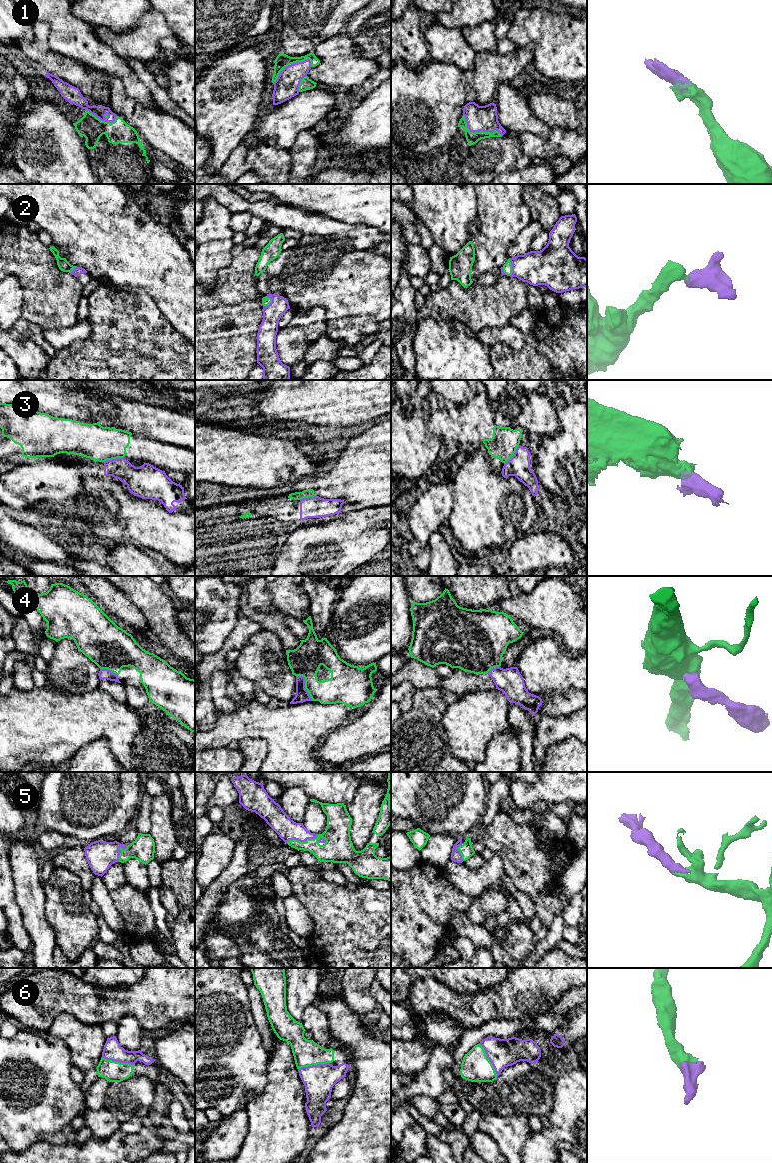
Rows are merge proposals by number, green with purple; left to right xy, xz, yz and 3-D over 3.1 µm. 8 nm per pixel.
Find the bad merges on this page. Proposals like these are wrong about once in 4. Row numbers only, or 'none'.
3, 4

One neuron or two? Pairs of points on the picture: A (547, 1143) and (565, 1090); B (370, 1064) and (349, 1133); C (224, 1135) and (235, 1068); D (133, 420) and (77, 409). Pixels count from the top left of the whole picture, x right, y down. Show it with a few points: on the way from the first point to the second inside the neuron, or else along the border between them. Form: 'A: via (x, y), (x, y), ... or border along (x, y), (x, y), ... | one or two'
A: via (560, 1130), (571, 1119), (571, 1103) | one
B: via (370, 1081), (370, 1096), (365, 1101), (365, 1116) | one
C: border along (243, 1108), (232, 1112), (224, 1118) | two
D: via (119, 409), (113, 409), (109, 405), (91, 405) | one

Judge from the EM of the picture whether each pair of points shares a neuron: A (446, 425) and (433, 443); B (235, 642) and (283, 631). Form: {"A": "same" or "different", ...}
{"A": "different", "B": "different"}

